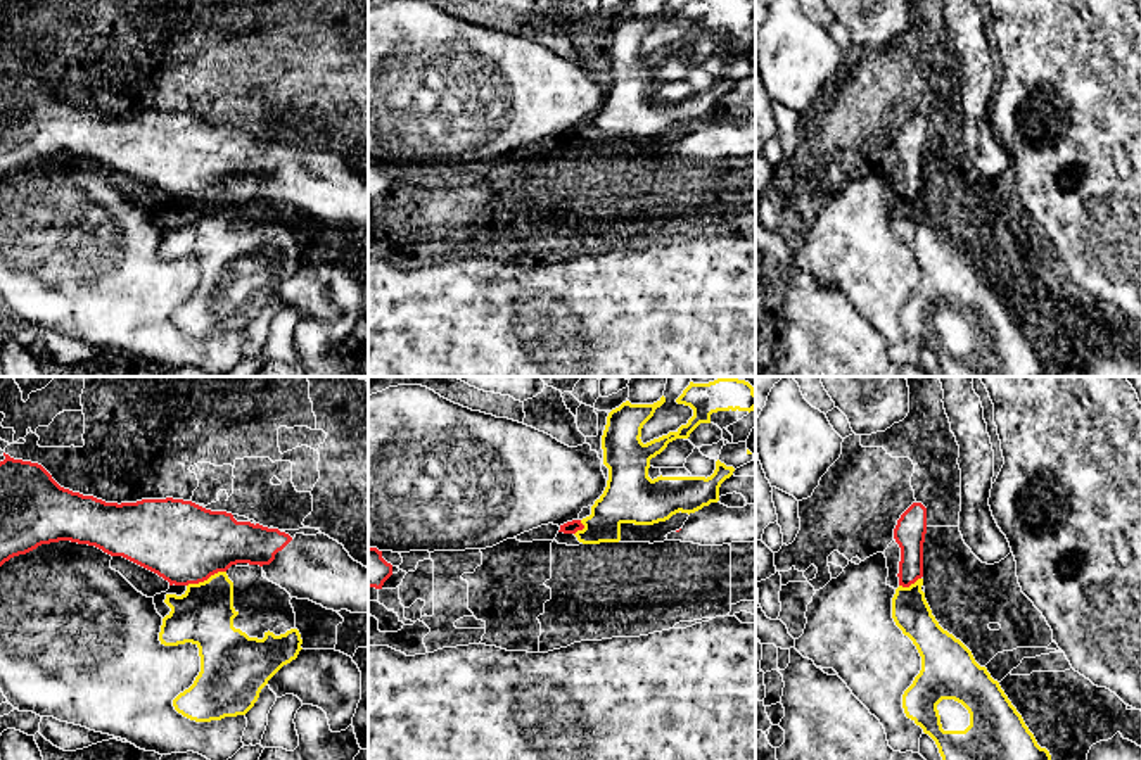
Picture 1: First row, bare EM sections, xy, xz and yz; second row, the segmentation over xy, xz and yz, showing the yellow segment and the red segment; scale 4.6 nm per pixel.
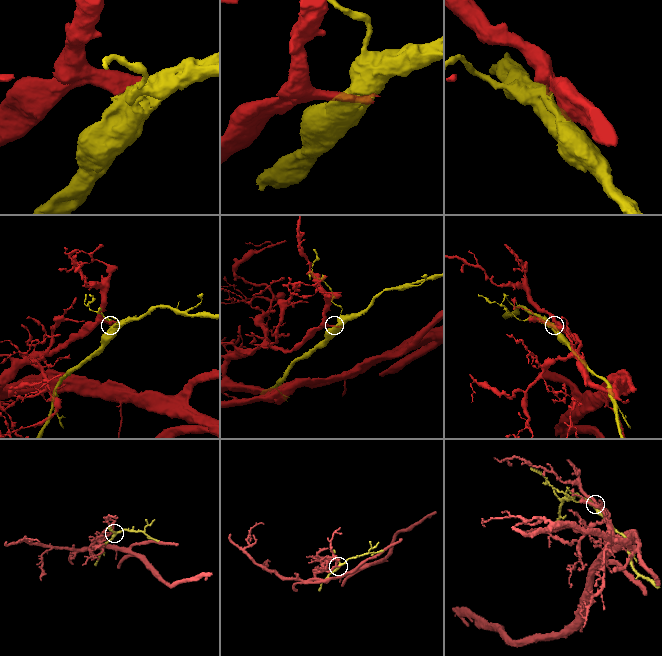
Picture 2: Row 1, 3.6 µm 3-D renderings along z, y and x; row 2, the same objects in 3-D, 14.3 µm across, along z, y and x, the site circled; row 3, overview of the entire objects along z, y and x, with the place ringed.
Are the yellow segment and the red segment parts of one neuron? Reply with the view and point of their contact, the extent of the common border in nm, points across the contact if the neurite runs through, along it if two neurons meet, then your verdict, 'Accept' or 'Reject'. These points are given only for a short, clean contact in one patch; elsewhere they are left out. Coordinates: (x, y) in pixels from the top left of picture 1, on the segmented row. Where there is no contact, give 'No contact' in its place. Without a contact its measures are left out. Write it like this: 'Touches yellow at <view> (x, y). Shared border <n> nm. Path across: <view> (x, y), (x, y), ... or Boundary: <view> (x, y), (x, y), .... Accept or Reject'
Touches yellow at xy (208, 579). Shared border 200 nm. Boundary: xy (225, 570), (218, 570), (201, 582), (187, 586). Reject

